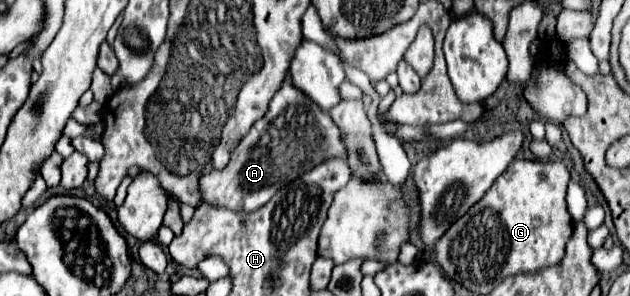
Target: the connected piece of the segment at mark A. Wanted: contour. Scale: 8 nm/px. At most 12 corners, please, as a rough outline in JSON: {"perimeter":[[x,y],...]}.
{"perimeter":[[288,75],[266,115],[200,179],[202,201],[256,211],[330,157],[342,131]]}

